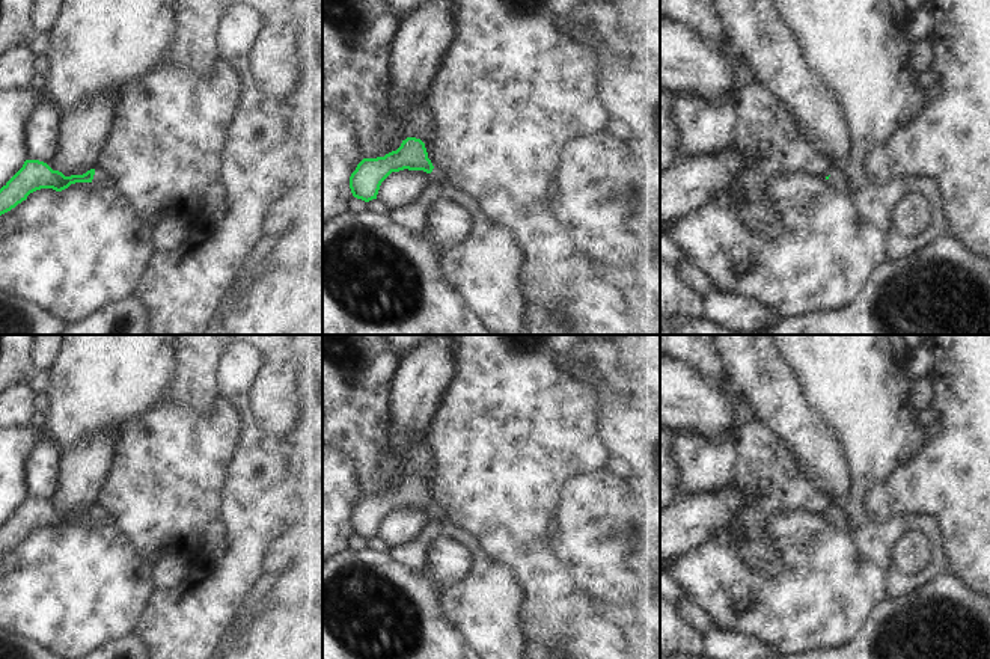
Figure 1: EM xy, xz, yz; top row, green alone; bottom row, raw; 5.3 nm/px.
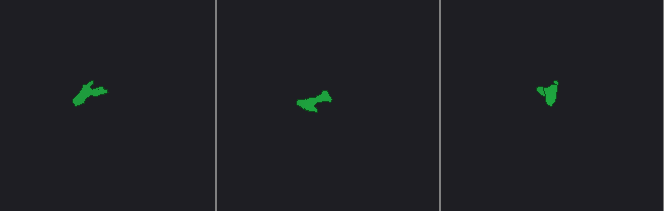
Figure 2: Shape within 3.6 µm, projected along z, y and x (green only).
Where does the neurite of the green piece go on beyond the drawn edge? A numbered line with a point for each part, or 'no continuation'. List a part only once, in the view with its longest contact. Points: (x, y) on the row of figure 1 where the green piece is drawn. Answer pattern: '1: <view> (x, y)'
1: xy (100, 180)

